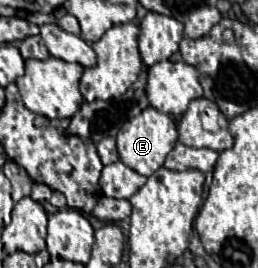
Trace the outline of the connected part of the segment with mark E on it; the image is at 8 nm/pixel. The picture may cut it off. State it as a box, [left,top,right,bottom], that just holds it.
[116,107,178,177]

